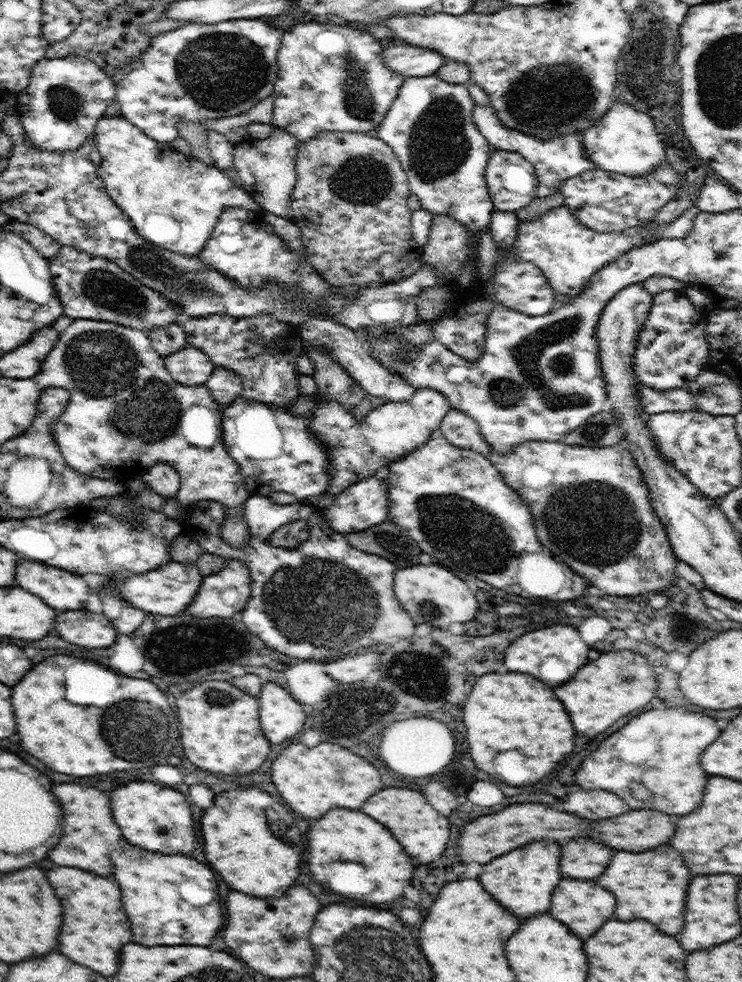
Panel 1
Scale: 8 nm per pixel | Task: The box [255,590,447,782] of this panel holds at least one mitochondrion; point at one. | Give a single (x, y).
(341, 722)

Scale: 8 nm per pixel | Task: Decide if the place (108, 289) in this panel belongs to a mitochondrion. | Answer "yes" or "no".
yes

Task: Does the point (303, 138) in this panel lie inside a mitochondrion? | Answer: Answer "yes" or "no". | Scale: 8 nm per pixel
no

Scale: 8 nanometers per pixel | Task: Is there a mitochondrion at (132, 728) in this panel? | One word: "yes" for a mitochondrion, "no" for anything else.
yes

